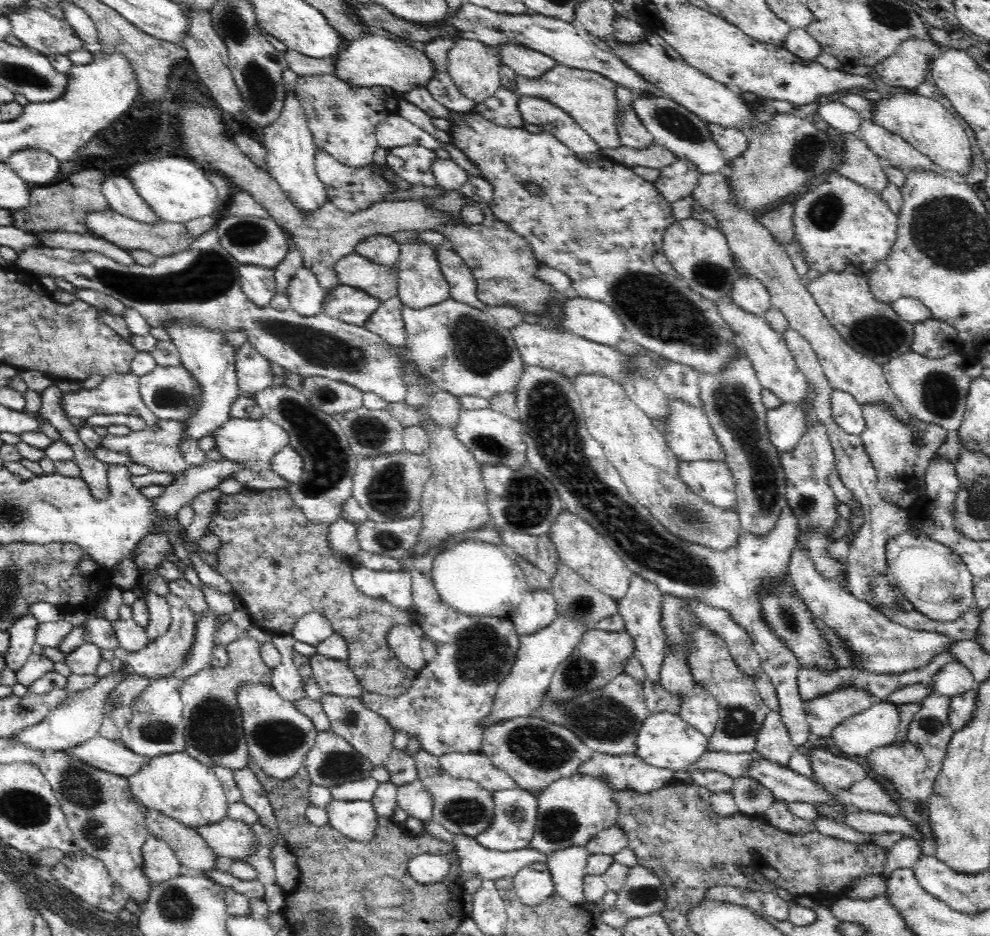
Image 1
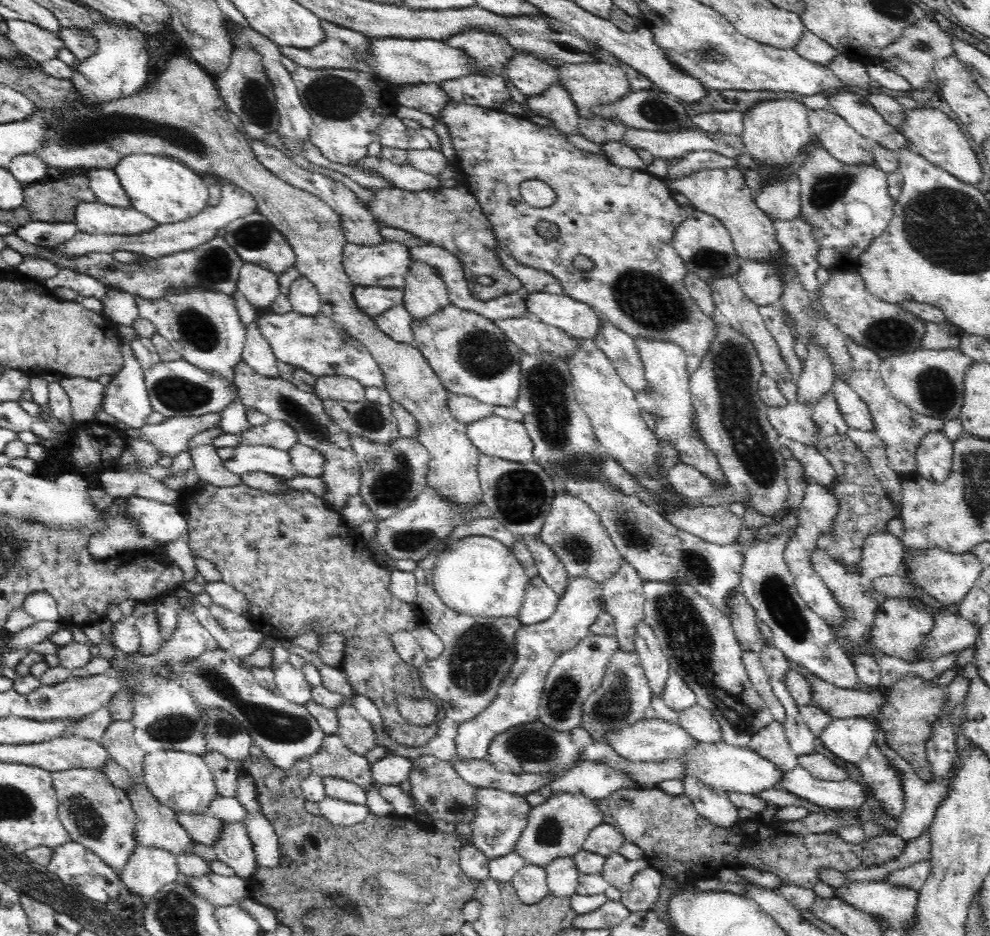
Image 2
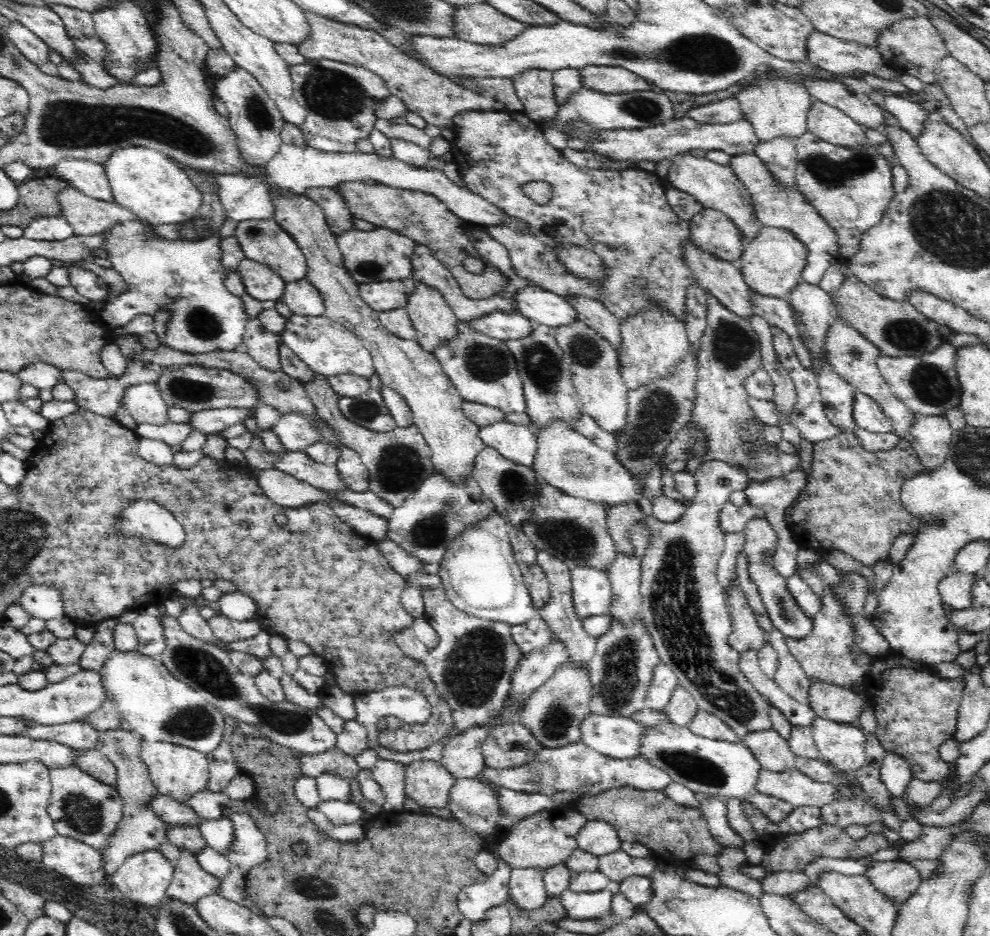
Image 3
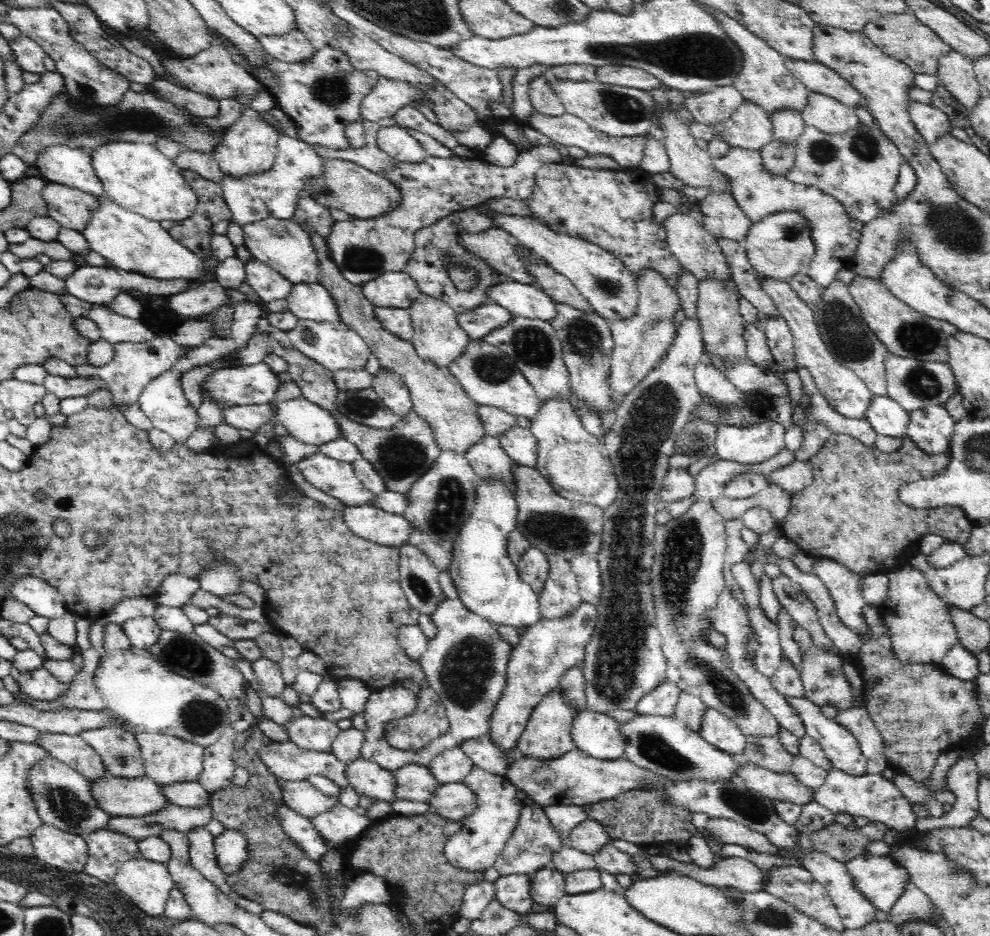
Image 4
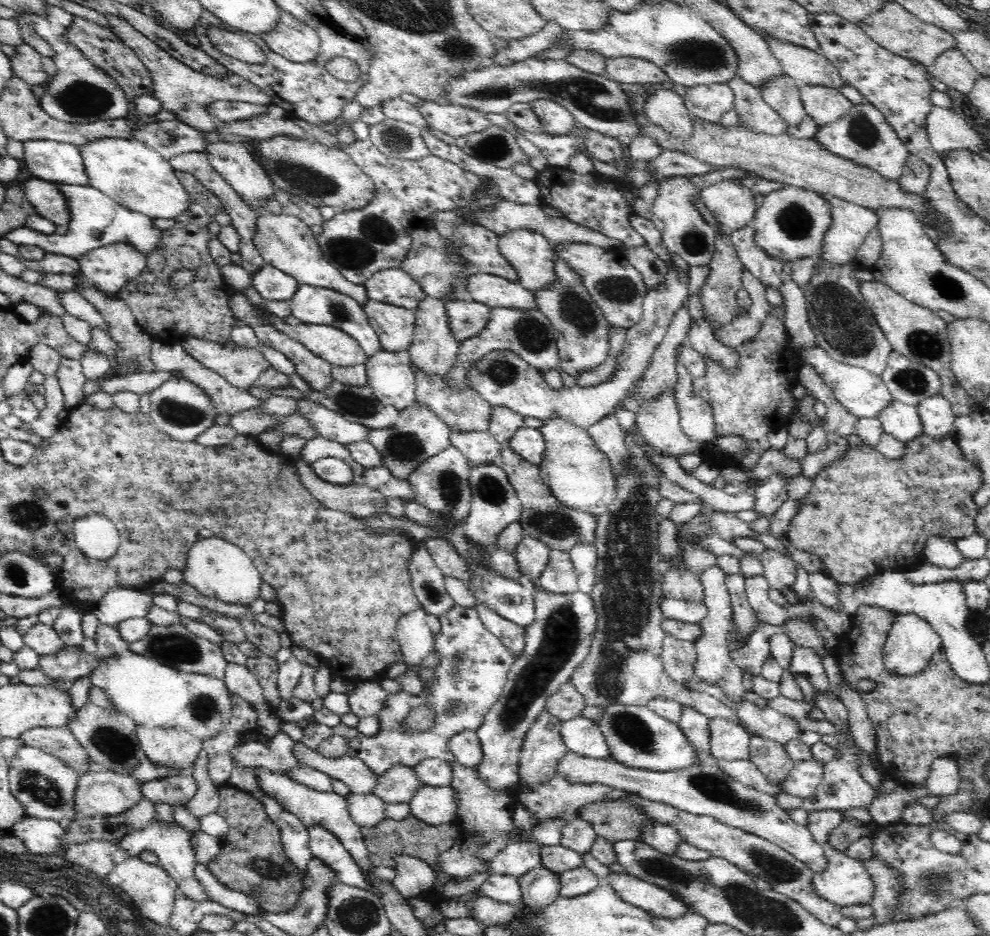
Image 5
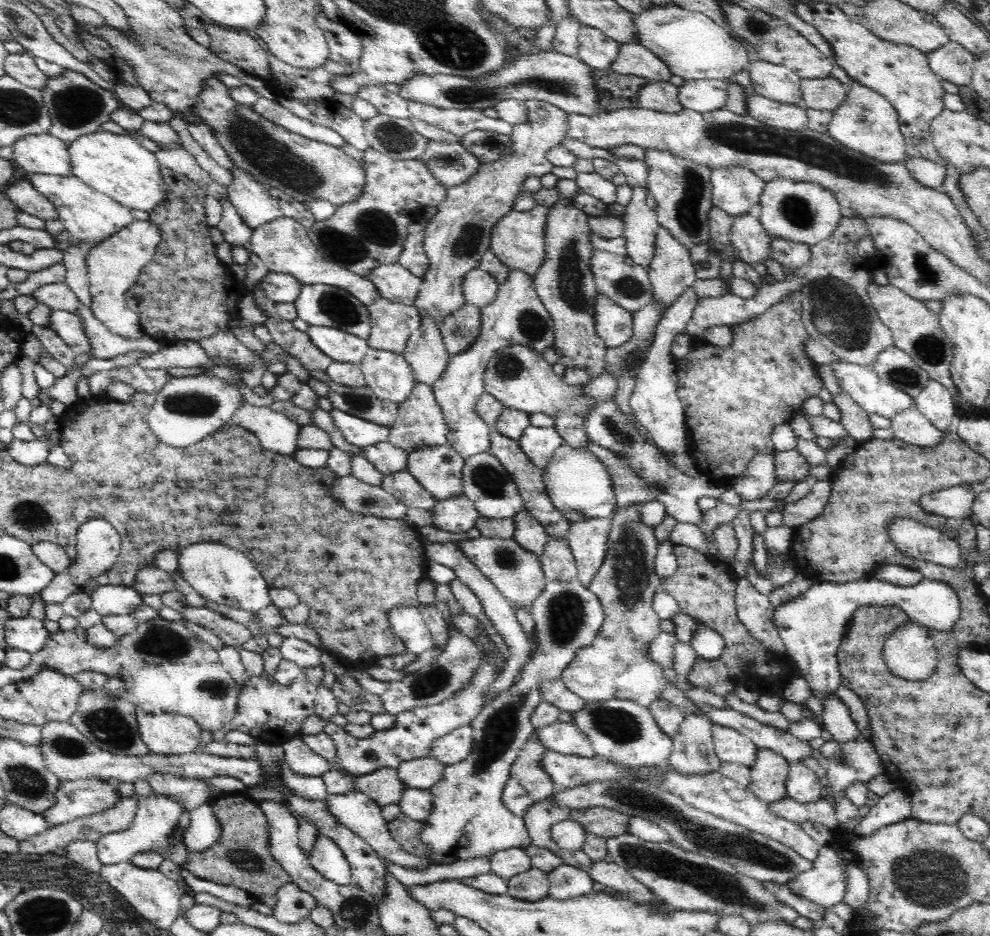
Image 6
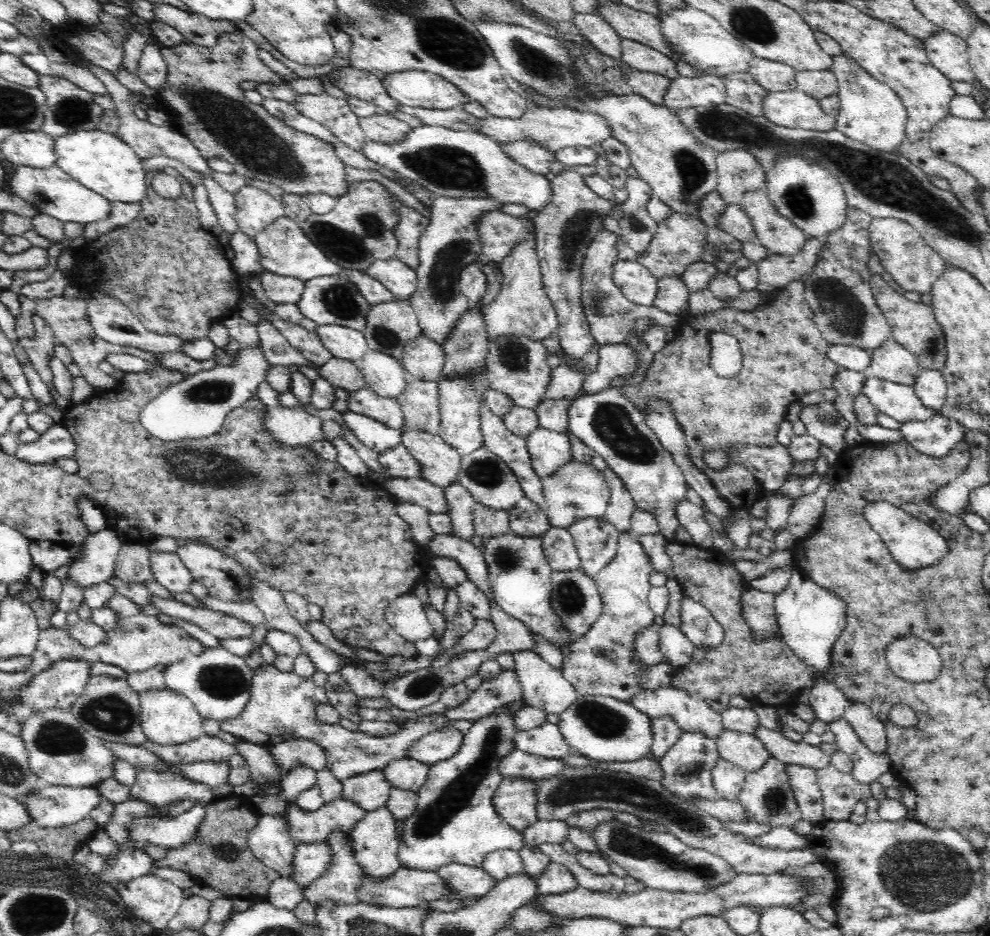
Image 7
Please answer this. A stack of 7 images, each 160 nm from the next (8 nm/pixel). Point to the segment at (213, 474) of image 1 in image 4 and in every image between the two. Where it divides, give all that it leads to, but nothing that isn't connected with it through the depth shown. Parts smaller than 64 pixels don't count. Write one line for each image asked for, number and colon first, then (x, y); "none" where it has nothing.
2: (248, 458)
3: (326, 477)
4: (339, 479)

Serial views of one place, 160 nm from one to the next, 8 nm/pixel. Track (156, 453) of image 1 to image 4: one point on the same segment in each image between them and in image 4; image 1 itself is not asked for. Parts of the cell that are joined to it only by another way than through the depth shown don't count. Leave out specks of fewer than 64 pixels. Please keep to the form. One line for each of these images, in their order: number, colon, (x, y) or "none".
2: (171, 437)
3: (214, 420)
4: (252, 417)

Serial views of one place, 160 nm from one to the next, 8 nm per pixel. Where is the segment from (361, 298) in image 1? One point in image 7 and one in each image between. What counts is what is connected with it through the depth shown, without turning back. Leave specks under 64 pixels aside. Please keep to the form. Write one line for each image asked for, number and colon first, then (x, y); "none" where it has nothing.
2: (374, 300)
3: (384, 295)
4: (392, 289)
5: (393, 286)
6: (395, 282)
7: (397, 276)

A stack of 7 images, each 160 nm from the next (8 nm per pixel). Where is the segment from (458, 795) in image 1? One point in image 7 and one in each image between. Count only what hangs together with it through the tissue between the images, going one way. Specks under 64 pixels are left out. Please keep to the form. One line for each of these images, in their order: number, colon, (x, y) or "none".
2: (436, 786)
3: (427, 783)
4: (412, 782)
5: (398, 784)
6: (383, 786)
7: (369, 791)

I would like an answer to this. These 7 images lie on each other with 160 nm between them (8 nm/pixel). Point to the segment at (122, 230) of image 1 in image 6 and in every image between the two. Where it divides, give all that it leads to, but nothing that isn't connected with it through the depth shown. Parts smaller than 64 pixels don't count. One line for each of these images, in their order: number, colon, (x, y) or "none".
2: (94, 217)
3: (87, 216)
4: (71, 207)
5: (47, 201)
6: (21, 193)

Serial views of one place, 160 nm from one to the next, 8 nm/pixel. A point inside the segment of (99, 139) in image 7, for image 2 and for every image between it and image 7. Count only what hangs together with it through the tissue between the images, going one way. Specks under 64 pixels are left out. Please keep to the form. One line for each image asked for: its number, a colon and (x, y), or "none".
2: (166, 190)
3: (153, 186)
4: (135, 175)
5: (126, 170)
6: (115, 165)

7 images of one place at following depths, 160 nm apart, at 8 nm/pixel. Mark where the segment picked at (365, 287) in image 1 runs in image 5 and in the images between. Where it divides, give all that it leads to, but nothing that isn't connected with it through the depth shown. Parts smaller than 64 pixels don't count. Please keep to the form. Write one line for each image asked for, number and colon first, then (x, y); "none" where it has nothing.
2: (386, 264)
3: (370, 256)
4: (362, 249)
5: (359, 242)

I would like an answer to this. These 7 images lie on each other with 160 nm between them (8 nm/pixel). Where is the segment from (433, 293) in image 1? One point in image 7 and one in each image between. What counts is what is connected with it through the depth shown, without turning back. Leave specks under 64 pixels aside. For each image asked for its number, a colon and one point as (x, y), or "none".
2: (425, 293)
3: (435, 324)
4: (438, 338)
5: (433, 350)
6: (426, 353)
7: (422, 359)

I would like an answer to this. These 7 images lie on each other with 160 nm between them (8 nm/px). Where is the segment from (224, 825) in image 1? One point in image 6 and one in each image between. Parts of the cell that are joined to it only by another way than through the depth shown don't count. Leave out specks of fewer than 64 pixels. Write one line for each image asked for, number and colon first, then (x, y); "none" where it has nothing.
2: (202, 827)
3: (169, 810)
4: (117, 796)
5: (98, 792)
6: (74, 799)

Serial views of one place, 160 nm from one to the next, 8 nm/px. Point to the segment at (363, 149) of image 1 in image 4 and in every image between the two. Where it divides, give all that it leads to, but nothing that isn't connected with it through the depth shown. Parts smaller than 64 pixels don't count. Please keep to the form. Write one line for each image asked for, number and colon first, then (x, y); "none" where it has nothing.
2: (346, 106)
3: (338, 98)
4: (323, 95)

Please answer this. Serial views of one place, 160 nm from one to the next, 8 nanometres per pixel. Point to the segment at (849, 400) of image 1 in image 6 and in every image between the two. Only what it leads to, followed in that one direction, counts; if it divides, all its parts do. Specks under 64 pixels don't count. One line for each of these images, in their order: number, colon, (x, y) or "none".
2: (857, 414)
3: (868, 413)
4: (888, 418)
5: (903, 421)
6: (911, 426)

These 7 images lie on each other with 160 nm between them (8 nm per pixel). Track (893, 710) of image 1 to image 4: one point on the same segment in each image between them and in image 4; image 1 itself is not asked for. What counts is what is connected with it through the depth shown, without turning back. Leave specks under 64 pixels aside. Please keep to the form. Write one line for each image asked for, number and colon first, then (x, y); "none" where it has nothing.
2: (849, 739)
3: (841, 744)
4: (840, 746)

